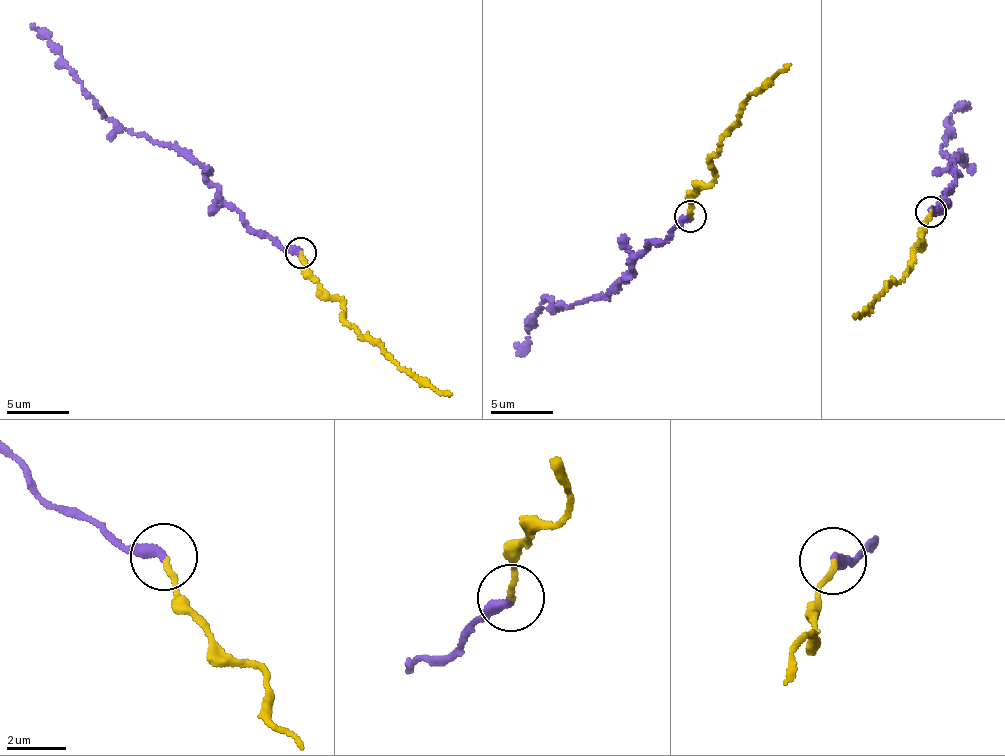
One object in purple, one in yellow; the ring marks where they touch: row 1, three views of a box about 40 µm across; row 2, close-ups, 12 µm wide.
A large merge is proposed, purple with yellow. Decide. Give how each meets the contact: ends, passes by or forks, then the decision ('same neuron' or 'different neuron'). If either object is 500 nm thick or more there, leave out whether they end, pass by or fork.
purple ends there; yellow ends there; same neuron

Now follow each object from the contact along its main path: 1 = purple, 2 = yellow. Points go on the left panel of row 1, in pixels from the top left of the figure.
1: (301, 252), (292, 253), (258, 235), (220, 197), (207, 173), (172, 148), (109, 121), (61, 49), (31, 24)
2: (301, 252), (305, 275), (342, 301), (344, 323), (380, 347), (389, 359), (429, 385), (451, 394)

